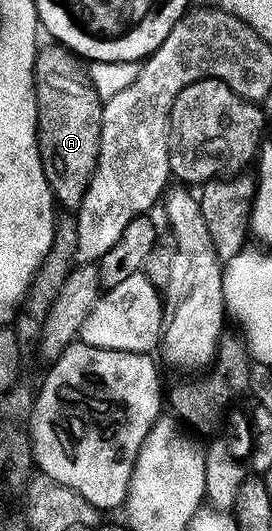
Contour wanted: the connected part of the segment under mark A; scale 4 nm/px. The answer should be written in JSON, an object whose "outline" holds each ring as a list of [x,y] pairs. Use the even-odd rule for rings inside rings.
{"outline":[[[57,42],[37,49],[34,57],[34,93],[38,107],[38,153],[50,192],[59,205],[77,206],[90,184],[90,175],[98,165],[99,120],[103,101],[90,87],[90,81],[78,69],[79,61],[69,48]]]}

